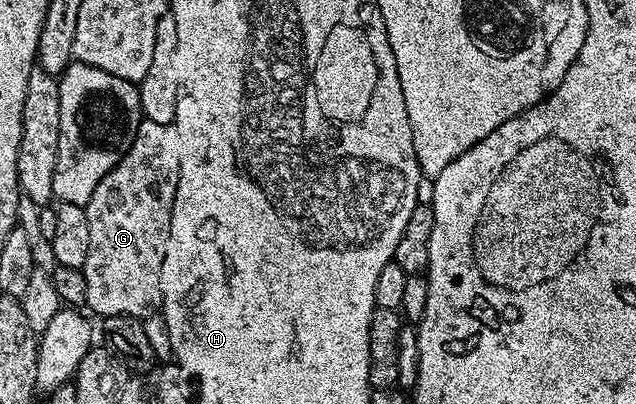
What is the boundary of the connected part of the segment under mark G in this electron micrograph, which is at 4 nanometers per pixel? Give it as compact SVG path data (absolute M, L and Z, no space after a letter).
M143 120L138 124L138 134L123 155L120 163L92 191L92 199L84 206L88 219L88 259L81 271L86 284L85 308L98 313L99 318L128 315L141 318L159 304L160 267L164 267L164 251L168 251L168 235L172 223L172 203L180 179L180 139L176 127Z

